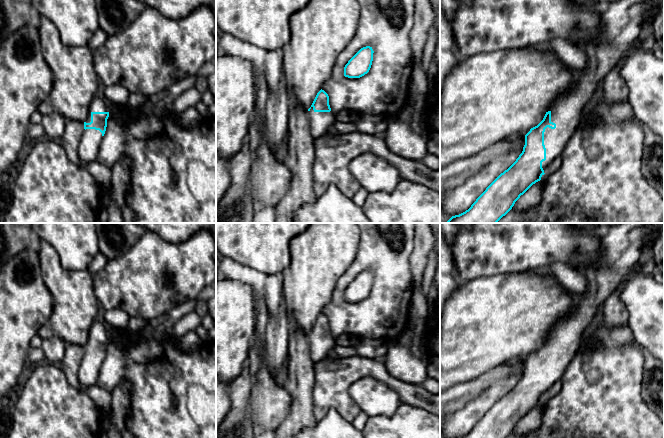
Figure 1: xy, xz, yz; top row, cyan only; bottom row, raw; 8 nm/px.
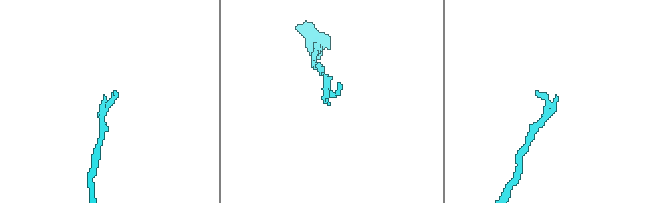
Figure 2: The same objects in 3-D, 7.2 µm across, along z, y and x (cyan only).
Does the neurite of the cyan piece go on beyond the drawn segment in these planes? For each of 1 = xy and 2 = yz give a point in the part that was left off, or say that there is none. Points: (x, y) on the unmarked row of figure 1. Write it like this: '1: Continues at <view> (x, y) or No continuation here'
1: Continues at xy (90, 365)
2: Continues at yz (620, 250)

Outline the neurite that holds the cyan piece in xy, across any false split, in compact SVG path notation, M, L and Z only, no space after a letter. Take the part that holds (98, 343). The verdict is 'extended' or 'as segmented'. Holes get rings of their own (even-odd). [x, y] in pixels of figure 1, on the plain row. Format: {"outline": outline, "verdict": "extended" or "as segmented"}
{"outline": "M95 320L89 331L89 339L84 346L85 355L78 371L80 391L86 392L87 388L95 386L108 343L108 330L101 322Z", "verdict": "extended"}

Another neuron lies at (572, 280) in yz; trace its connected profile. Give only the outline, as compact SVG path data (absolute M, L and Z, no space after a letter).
M553 262L546 270L551 272L563 287L572 292L576 298L586 292L588 282L583 271L573 269L567 263Z

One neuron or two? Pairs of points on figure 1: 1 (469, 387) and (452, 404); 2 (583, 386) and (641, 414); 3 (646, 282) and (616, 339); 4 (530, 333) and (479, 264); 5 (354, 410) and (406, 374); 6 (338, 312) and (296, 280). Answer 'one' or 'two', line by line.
1: one
2: one
3: two
4: two
5: two
6: two

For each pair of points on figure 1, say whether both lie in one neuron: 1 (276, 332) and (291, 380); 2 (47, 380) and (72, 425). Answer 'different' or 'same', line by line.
1: different
2: same

